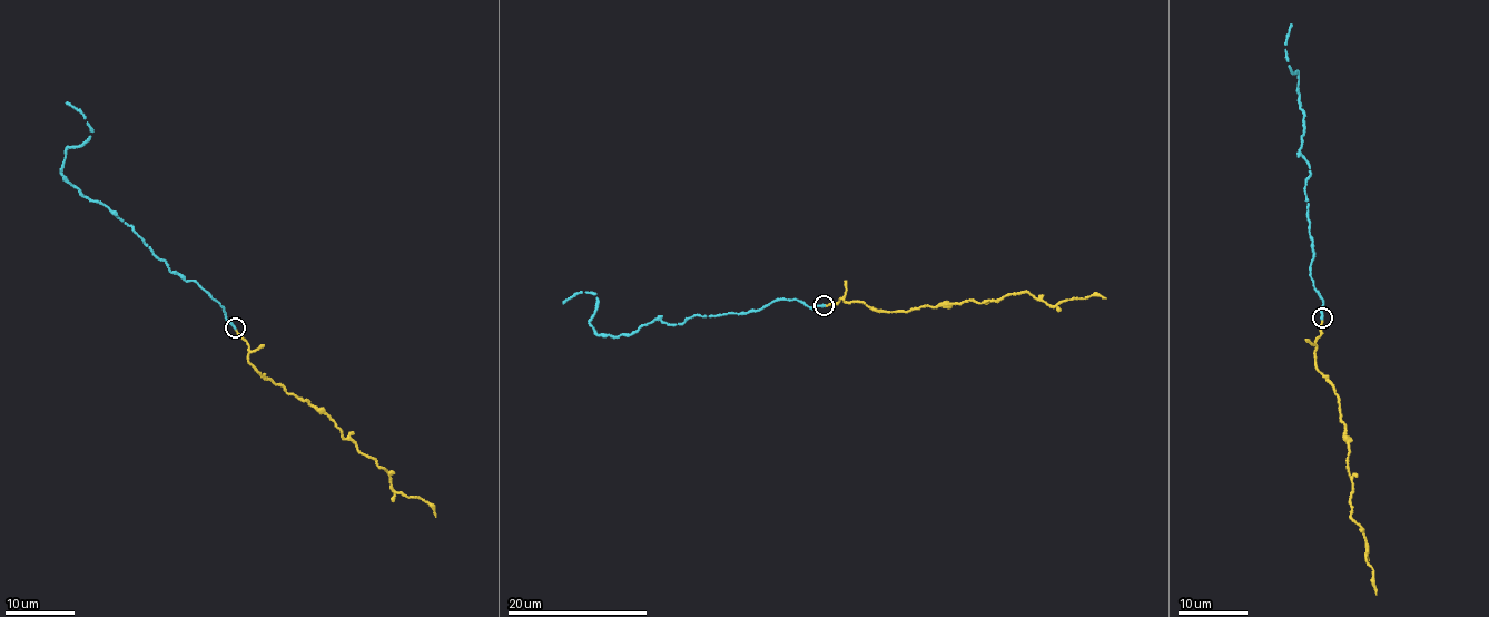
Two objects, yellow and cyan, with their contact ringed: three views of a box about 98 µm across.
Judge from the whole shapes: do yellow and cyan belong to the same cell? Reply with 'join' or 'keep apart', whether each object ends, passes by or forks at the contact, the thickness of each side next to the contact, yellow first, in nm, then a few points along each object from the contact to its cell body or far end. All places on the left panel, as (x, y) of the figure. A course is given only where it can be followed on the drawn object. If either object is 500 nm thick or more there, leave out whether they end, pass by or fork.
join; yellow ends there; cyan ends there; 110 nm thick on the yellow side, 170 nm on the other; yellow runs (235, 329), (247, 342), (248, 363), (321, 411), (388, 473), (394, 490), (420, 497), (435, 517); cyan runs (235, 329), (209, 293), (175, 274), (62, 174), (65, 150), (90, 130), (66, 103)

